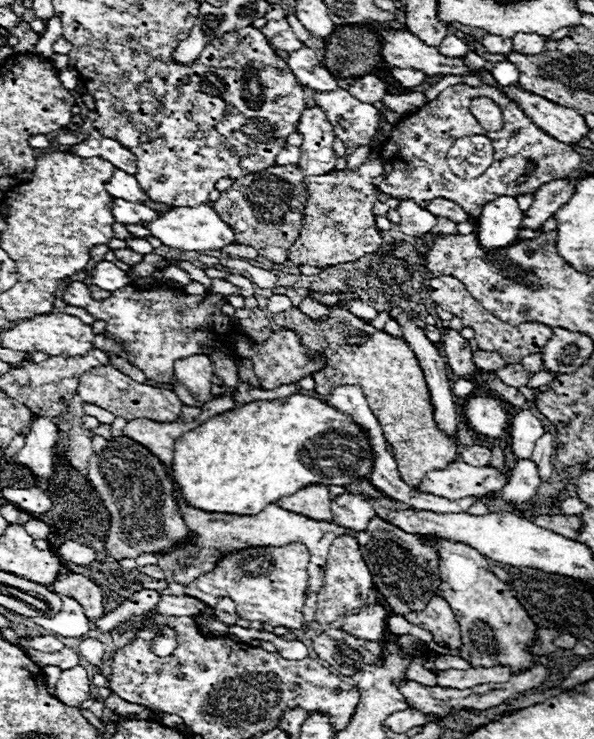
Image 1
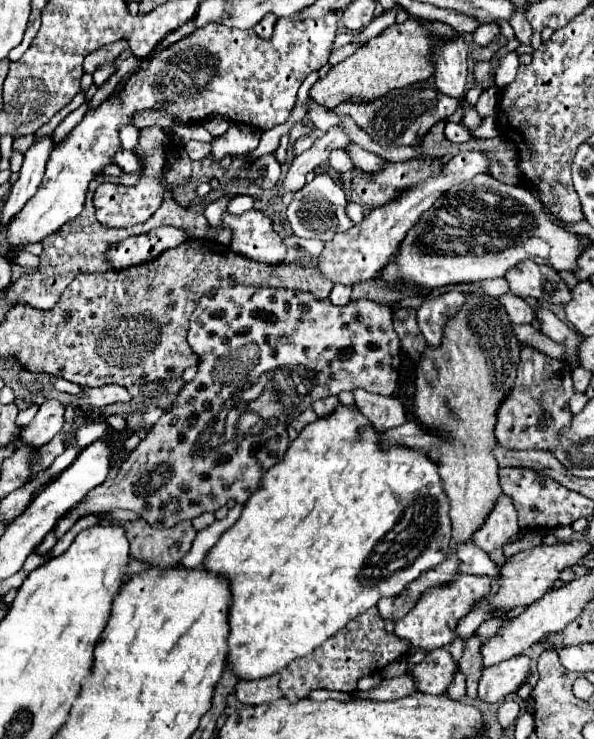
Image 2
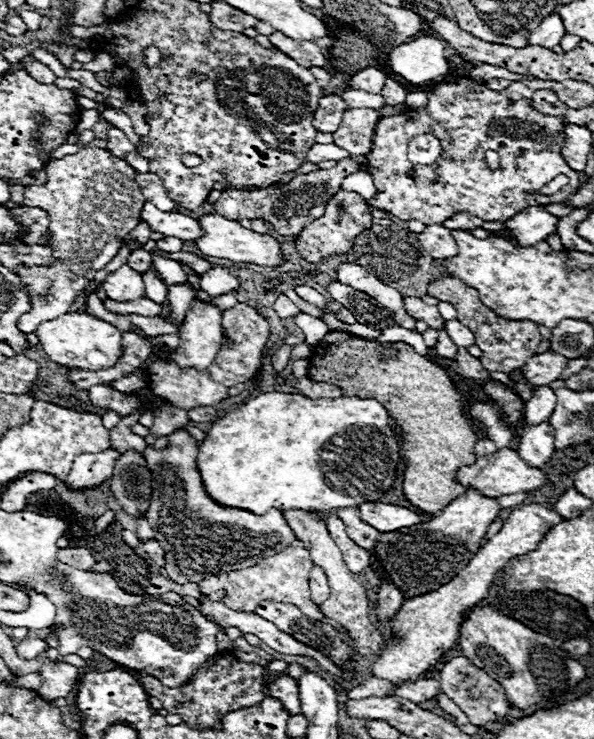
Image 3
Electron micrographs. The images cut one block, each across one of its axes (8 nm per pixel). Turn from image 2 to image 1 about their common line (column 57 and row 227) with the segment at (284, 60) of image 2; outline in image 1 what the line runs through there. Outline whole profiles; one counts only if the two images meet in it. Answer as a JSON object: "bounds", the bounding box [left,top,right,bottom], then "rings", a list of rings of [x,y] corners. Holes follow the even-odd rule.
{"bounds":[146,204,234,252],"rings":[[[202,204],[196,208],[186,208],[186,206],[172,208],[172,210],[164,212],[158,220],[154,220],[154,224],[146,224],[146,228],[162,244],[166,244],[170,248],[178,248],[178,250],[194,250],[194,252],[214,250],[214,252],[218,252],[224,246],[234,244],[234,230],[224,220],[220,220],[216,210],[208,204]]]}

